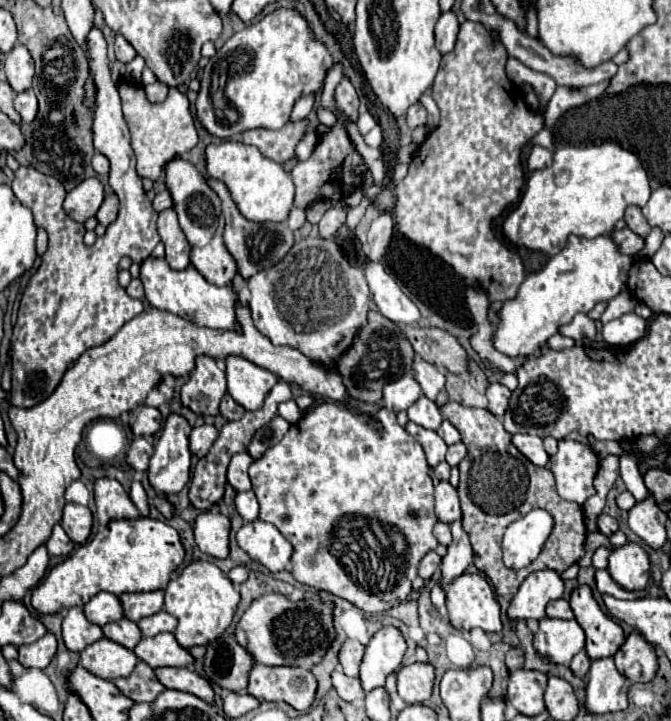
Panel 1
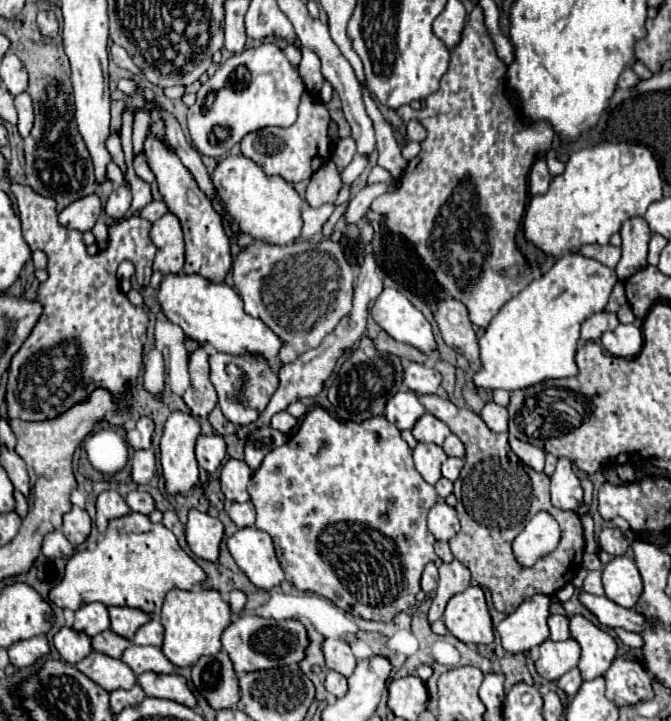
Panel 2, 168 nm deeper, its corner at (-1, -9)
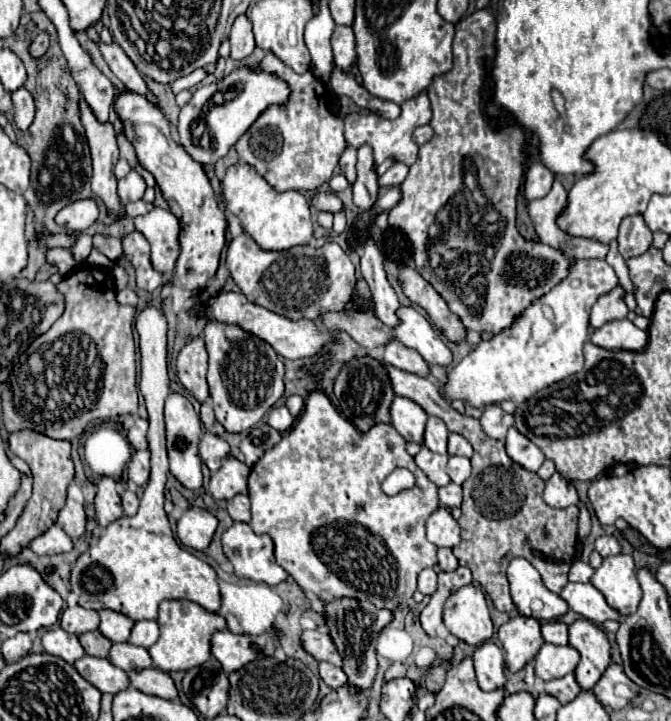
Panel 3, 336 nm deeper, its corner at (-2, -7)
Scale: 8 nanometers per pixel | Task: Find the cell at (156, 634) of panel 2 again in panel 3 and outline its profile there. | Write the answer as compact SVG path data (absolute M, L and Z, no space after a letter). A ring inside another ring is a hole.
M138 621L132 627L128 643L148 649L150 645L156 643L156 639L158 639L158 623L156 621Z

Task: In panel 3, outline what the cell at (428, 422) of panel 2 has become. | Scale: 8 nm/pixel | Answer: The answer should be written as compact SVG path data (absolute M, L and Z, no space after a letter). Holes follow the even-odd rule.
M428 417L428 423L426 423L426 433L424 433L424 445L434 451L434 453L446 453L446 447L448 447L448 429L444 427L444 421L442 419L436 419L436 417Z

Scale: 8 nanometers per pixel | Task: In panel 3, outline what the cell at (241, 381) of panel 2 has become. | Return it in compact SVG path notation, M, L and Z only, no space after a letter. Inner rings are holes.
M210 319L204 327L204 341L208 351L208 387L216 421L228 433L242 433L256 425L284 395L284 365L266 341L238 325Z

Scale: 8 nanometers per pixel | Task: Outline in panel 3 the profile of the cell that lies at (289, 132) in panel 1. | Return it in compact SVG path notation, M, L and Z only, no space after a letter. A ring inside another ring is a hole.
M264 55L256 67L258 71L272 73L290 87L290 95L282 105L270 105L252 127L234 145L238 157L256 169L274 191L316 191L326 183L338 165L338 159L346 147L344 141L344 121L328 111L326 87L306 71L302 75L294 73L290 67L280 63L274 55Z

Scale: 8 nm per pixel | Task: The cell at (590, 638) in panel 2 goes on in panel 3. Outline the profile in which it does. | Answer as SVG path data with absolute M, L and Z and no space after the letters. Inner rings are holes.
M578 619L570 625L570 645L580 653L580 663L574 671L576 683L584 691L592 689L610 665L608 637L594 623Z

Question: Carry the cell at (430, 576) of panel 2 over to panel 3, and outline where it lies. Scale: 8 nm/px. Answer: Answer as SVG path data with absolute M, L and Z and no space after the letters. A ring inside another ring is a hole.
M424 569L418 575L418 591L424 595L432 595L436 591L436 571L434 569Z

